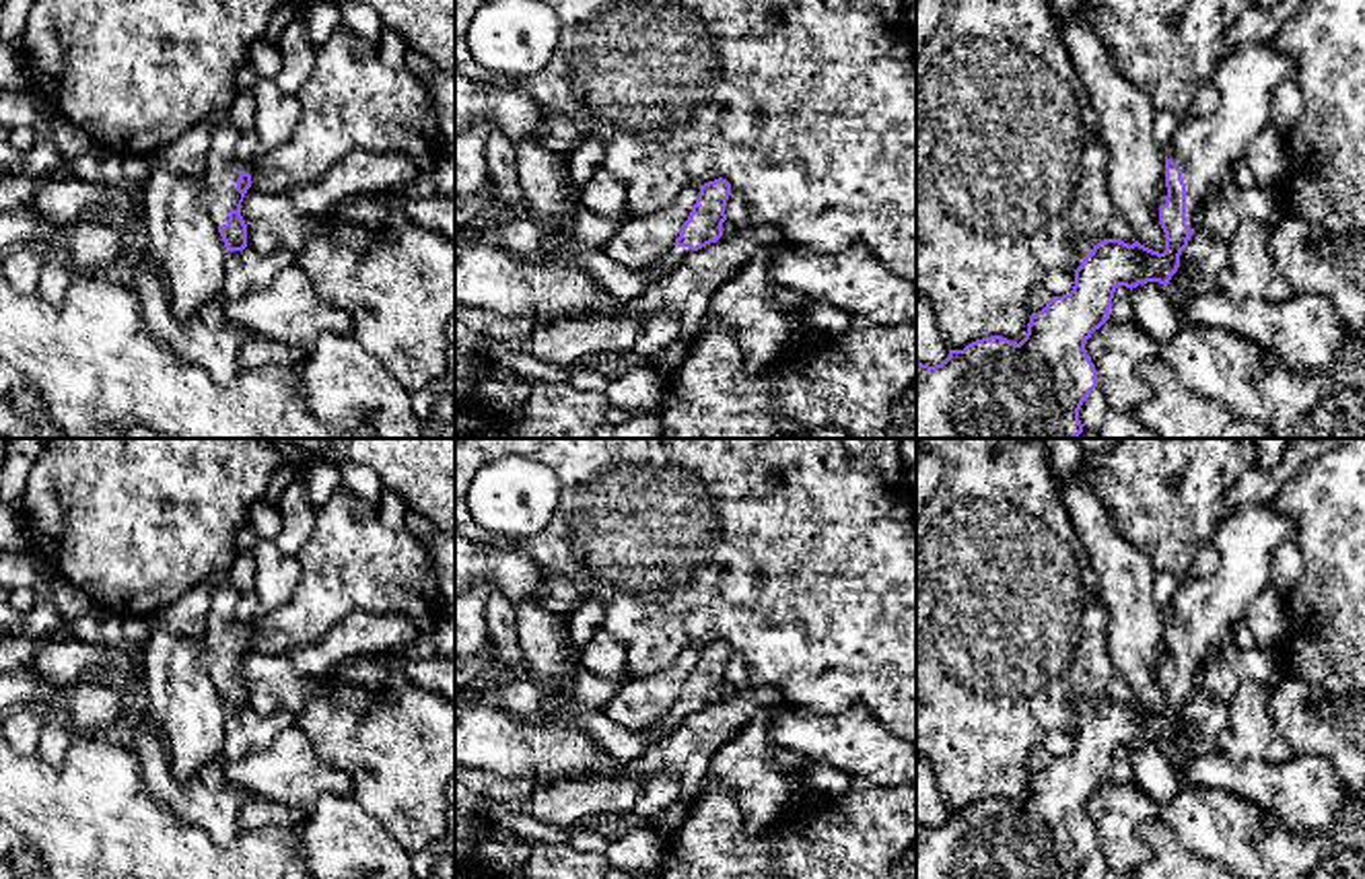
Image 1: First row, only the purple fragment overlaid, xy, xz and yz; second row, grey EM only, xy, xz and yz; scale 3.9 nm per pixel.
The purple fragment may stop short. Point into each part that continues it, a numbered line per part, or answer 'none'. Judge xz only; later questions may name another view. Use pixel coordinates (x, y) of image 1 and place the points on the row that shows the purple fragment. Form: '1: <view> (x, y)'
1: xz (674, 258)

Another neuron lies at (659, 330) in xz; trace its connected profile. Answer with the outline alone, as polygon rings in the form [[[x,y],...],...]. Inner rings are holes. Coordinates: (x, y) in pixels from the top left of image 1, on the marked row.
[[[657,309],[640,319],[640,338],[632,354],[642,360],[663,354],[679,340],[679,315],[673,309]]]

